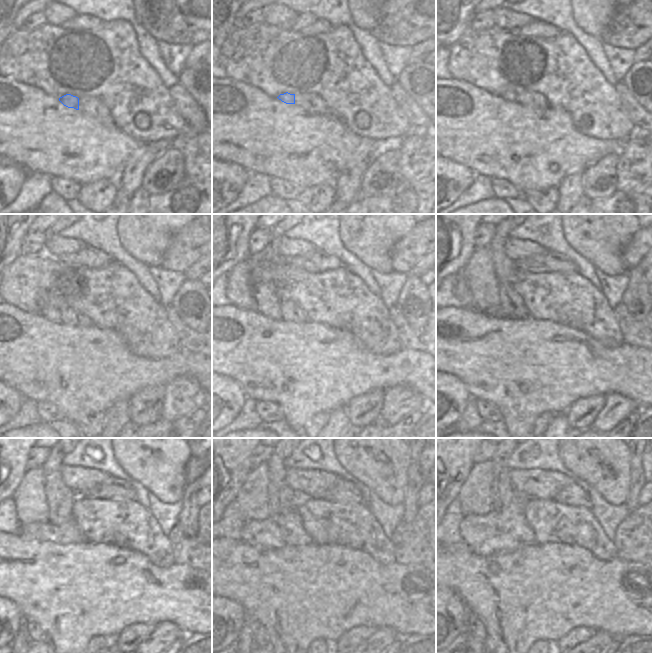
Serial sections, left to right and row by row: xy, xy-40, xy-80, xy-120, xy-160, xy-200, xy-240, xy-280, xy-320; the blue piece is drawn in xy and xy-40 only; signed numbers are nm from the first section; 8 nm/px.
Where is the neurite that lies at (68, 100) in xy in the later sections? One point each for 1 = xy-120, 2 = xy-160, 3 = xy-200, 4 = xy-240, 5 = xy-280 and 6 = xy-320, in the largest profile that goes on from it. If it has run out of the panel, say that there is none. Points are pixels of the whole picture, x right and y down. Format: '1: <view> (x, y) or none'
1: xy-120 (49, 312)
2: xy-160 (264, 292)
3: xy-200 (479, 273)
4: xy-240 (30, 502)
5: xy-280 (253, 500)
6: xy-320 (476, 496)

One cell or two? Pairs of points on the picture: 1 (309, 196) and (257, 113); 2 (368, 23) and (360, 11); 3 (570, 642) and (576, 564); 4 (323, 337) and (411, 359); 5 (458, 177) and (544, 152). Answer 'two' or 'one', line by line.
1: two
2: one
3: two
4: one
5: two

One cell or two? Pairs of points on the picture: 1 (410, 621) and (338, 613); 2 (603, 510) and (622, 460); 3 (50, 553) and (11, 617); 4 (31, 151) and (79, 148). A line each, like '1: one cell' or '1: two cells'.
1: one cell
2: two cells
3: two cells
4: one cell

